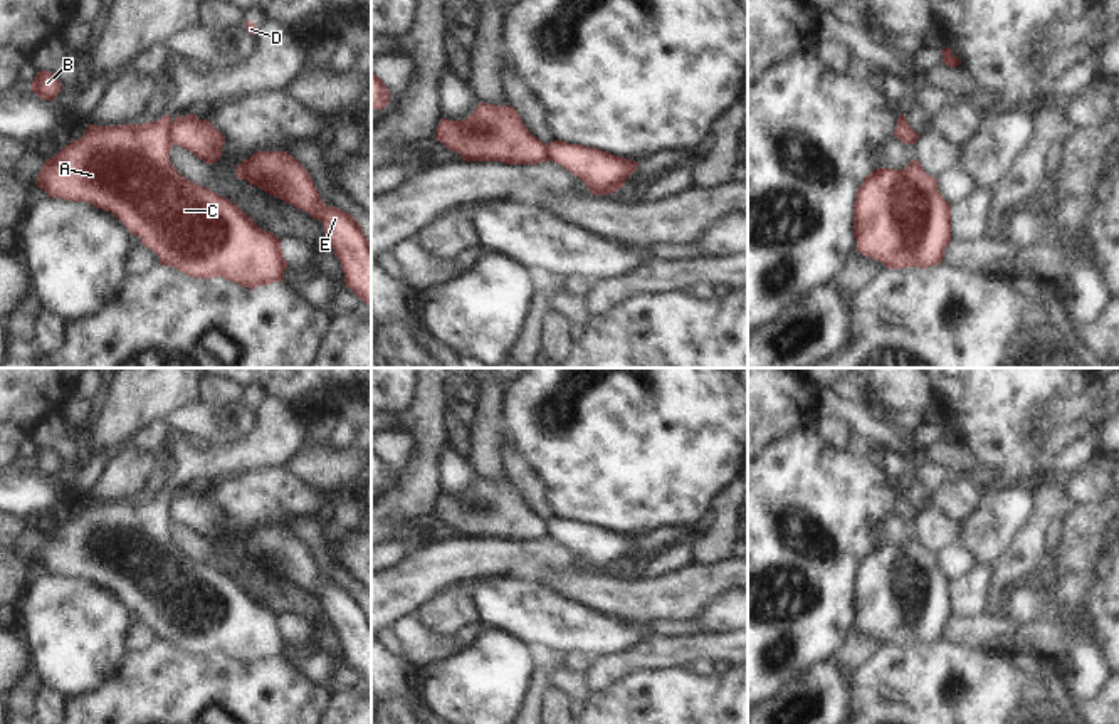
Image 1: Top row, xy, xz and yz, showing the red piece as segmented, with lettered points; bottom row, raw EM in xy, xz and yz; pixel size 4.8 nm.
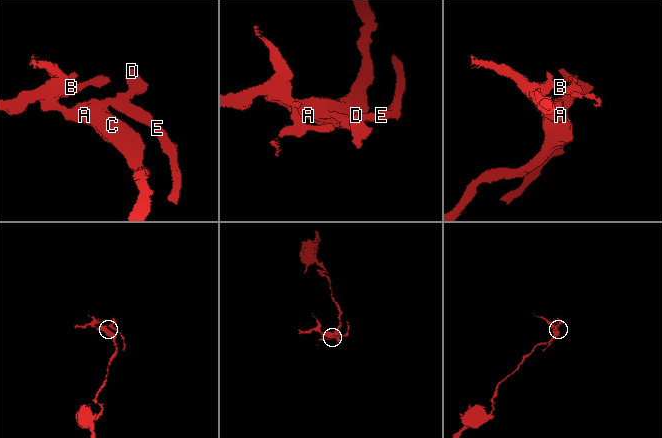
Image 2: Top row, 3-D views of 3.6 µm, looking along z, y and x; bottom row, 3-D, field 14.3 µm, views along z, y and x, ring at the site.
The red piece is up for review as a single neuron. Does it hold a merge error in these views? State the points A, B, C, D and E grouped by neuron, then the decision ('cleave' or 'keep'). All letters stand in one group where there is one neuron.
groups A B C / D E; cleave

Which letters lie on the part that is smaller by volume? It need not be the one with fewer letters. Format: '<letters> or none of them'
D, E

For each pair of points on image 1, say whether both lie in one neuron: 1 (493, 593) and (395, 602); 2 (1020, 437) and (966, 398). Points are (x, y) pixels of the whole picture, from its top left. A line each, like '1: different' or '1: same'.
1: different
2: same

